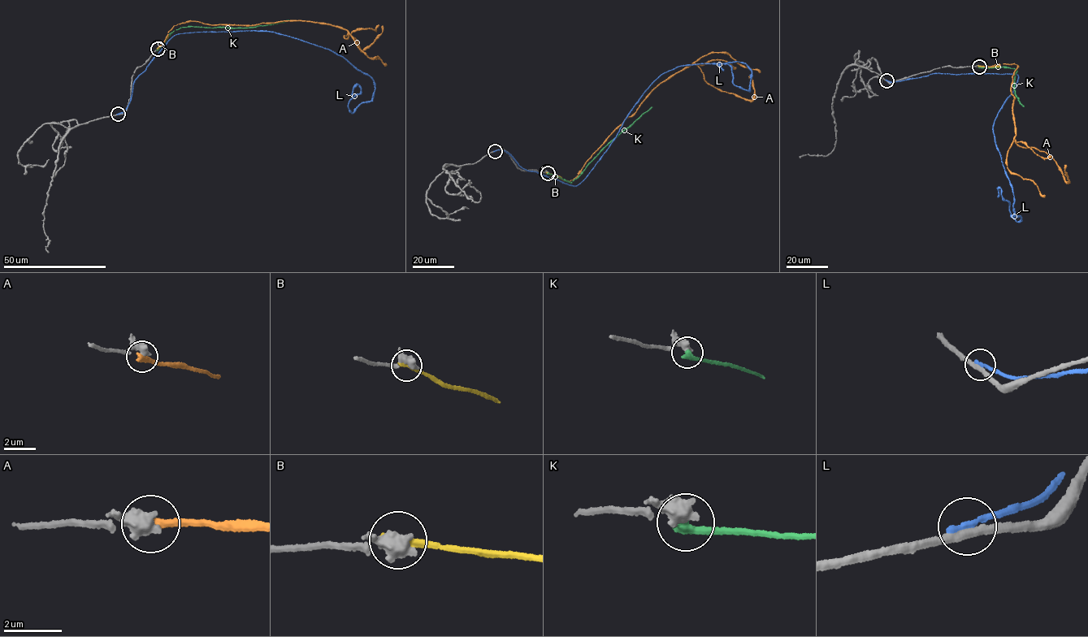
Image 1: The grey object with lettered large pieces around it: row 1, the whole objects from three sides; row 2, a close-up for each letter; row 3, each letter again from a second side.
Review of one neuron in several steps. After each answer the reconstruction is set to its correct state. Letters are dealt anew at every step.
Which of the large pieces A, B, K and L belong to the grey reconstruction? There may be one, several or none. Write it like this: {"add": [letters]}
{"add": []}

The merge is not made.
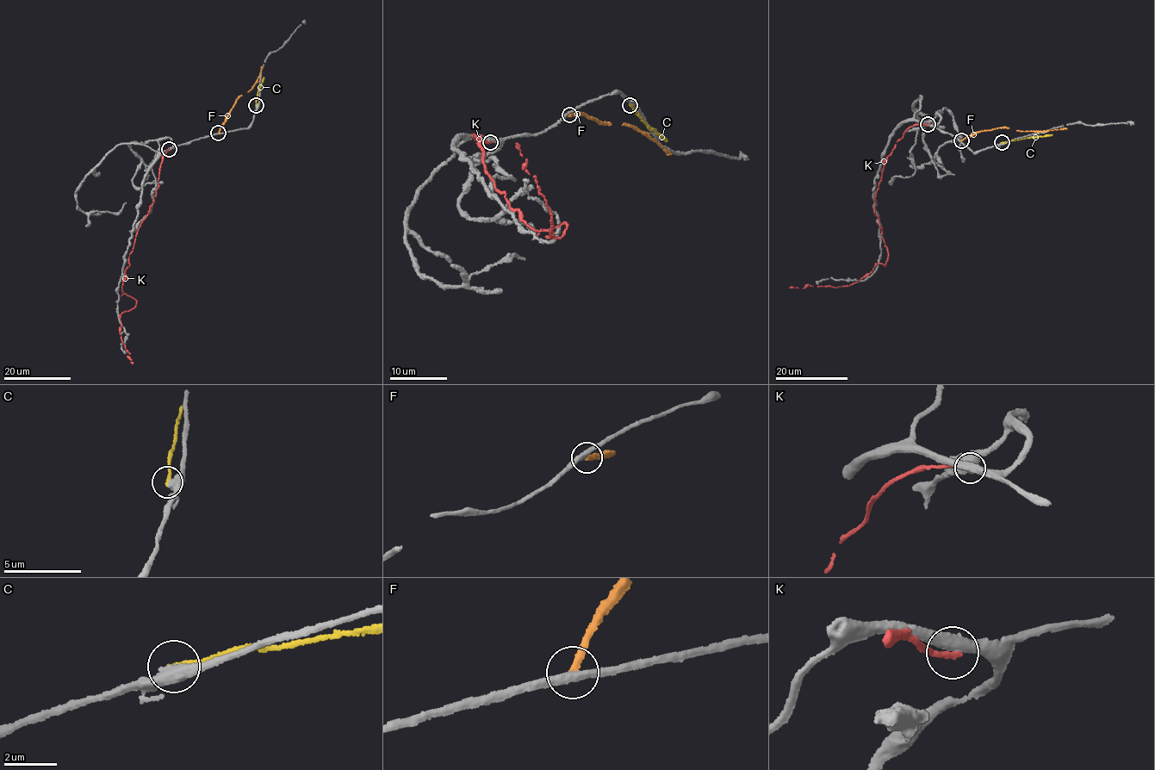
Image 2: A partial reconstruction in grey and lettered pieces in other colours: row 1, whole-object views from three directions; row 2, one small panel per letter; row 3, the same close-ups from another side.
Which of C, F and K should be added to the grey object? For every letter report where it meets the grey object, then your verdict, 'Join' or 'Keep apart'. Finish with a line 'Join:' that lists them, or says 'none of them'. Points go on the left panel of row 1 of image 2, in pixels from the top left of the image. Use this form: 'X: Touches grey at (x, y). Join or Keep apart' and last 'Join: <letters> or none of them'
C: Touches grey at (256, 105). Keep apart
F: Touches grey at (218, 133). Keep apart
K: Touches grey at (169, 149). Keep apart
Join: none of them

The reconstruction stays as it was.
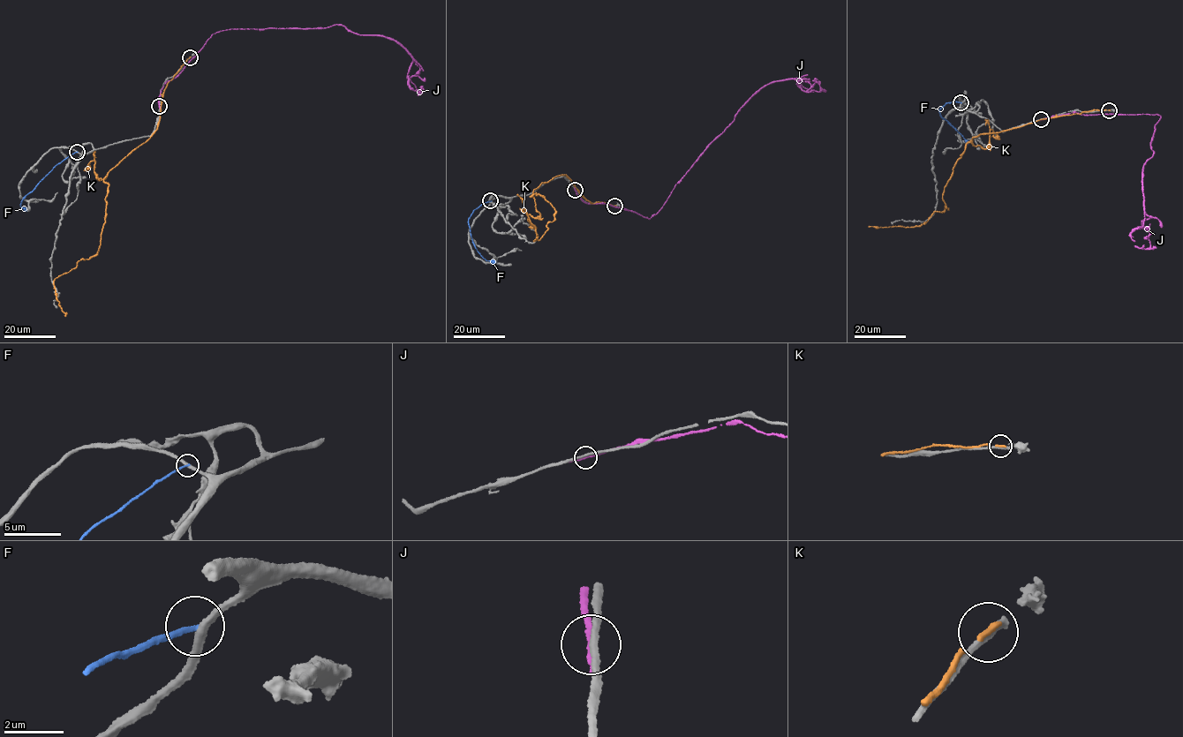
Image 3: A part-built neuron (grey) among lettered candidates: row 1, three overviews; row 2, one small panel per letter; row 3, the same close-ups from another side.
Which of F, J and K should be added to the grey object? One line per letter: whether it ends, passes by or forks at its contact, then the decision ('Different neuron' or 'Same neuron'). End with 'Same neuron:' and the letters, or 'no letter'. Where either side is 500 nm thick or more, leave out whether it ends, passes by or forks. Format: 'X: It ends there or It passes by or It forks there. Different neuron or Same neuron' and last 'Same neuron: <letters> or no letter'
F: It ends there. Different neuron
J: It passes by. Different neuron
K: It ends there. Different neuron
Same neuron: no letter

